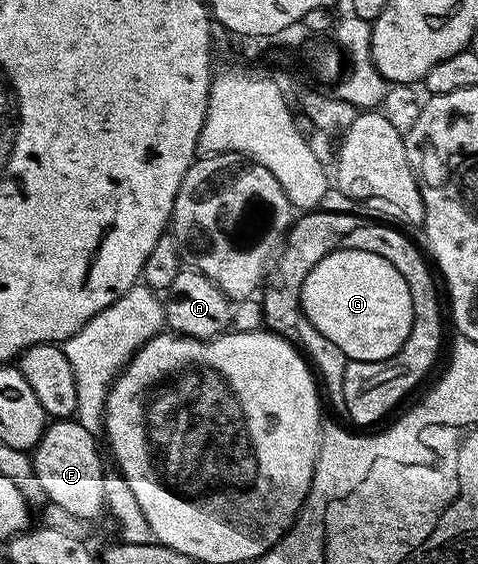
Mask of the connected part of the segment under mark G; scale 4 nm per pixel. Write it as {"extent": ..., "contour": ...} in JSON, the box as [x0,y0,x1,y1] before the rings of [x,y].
{"extent":[299,247,412,361],"contour":[[[341,247],[324,256],[303,275],[299,283],[300,314],[327,340],[333,341],[346,354],[348,360],[387,361],[395,357],[408,339],[412,327],[411,292],[405,277],[376,253],[365,252],[361,247]]]}

